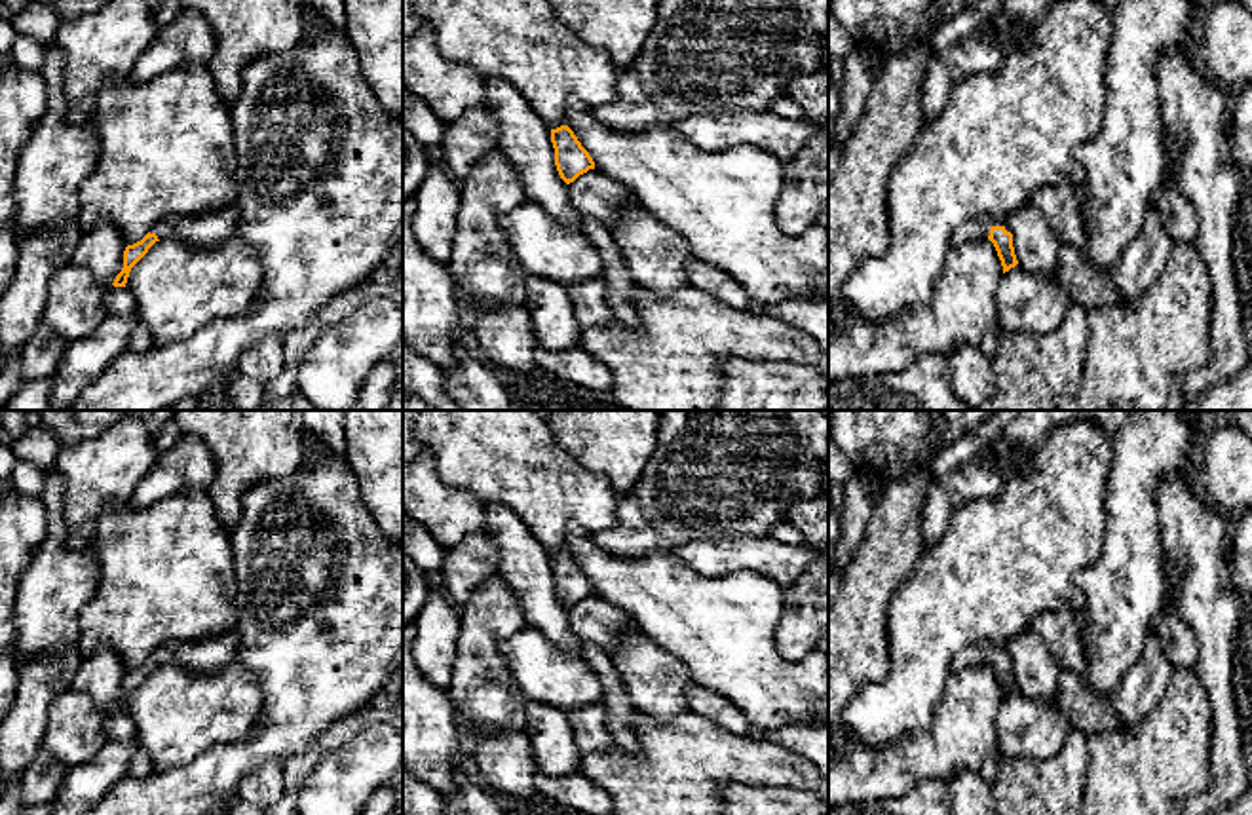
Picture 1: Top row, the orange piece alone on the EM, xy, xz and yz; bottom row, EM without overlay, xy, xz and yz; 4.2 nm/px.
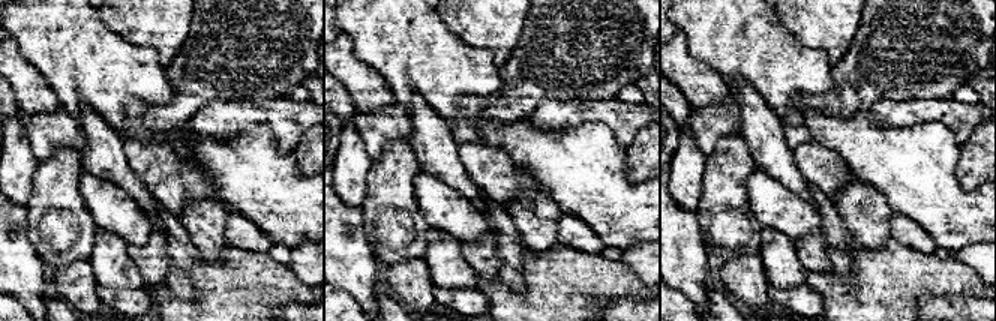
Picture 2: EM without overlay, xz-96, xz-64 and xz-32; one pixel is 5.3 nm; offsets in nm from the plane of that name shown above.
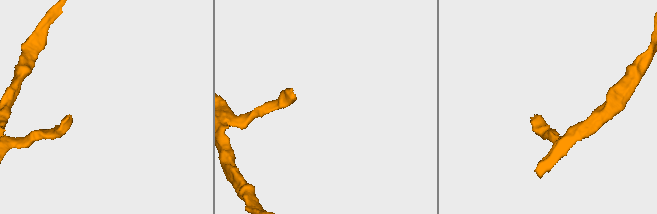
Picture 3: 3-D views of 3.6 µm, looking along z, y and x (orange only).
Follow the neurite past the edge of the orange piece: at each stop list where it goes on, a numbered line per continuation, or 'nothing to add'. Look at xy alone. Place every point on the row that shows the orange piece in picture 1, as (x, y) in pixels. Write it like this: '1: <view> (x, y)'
1: xy (208, 230)

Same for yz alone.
1: yz (975, 228)

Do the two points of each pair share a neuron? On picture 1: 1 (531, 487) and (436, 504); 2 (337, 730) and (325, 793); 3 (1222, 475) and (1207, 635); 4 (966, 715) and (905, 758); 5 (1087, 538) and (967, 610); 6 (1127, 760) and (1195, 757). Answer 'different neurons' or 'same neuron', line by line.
1: different neurons
2: different neurons
3: different neurons
4: same neuron
5: same neuron
6: same neuron

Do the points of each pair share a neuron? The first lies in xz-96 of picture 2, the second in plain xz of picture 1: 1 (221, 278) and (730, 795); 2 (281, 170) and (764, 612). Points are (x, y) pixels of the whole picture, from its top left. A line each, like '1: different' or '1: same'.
1: different
2: same

